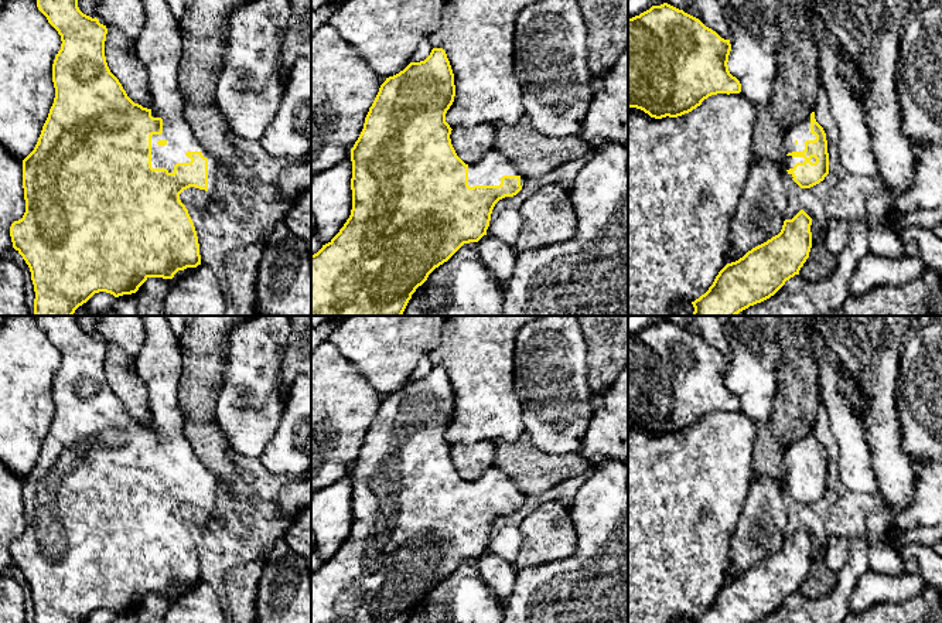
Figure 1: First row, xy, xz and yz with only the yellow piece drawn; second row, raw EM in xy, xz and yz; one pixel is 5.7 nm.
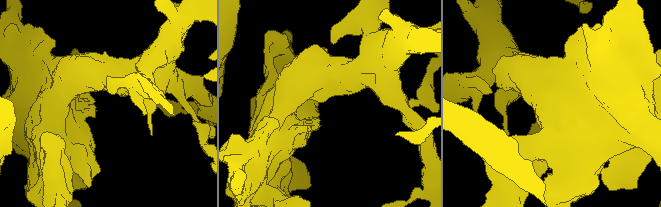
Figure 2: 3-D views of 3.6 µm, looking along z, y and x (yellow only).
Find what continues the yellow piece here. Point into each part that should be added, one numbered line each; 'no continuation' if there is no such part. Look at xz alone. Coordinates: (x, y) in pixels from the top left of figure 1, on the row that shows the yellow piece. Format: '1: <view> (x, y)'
1: xz (494, 164)

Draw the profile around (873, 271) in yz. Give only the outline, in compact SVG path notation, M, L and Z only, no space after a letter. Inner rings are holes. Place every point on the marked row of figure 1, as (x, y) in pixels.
M867 252L850 279L850 295L860 296L878 286L904 286L922 276L919 256L887 258Z

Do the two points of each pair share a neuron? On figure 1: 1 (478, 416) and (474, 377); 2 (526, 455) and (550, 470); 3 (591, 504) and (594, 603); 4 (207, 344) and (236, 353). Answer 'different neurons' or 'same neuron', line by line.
1: same neuron
2: same neuron
3: same neuron
4: different neurons

